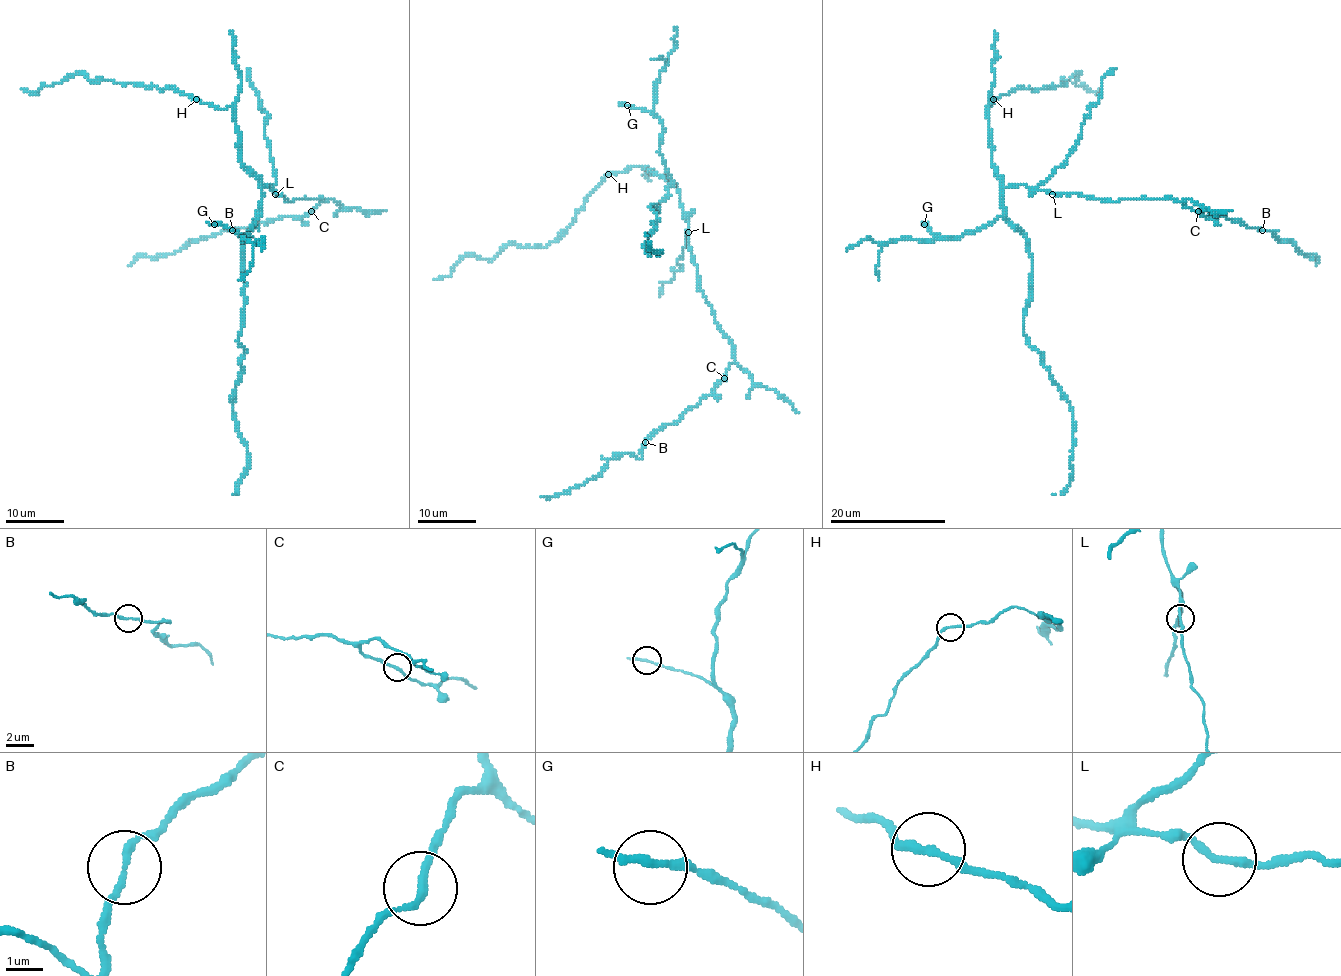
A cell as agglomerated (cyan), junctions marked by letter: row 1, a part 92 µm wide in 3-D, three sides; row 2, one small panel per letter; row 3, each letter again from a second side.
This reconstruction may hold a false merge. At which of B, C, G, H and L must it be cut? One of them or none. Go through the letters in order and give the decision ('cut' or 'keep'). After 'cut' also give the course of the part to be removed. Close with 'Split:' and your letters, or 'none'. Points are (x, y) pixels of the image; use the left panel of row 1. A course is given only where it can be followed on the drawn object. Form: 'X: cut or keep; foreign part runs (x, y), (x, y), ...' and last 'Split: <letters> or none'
B: keep
C: keep
G: keep
H: keep
L: keep
Split: none

